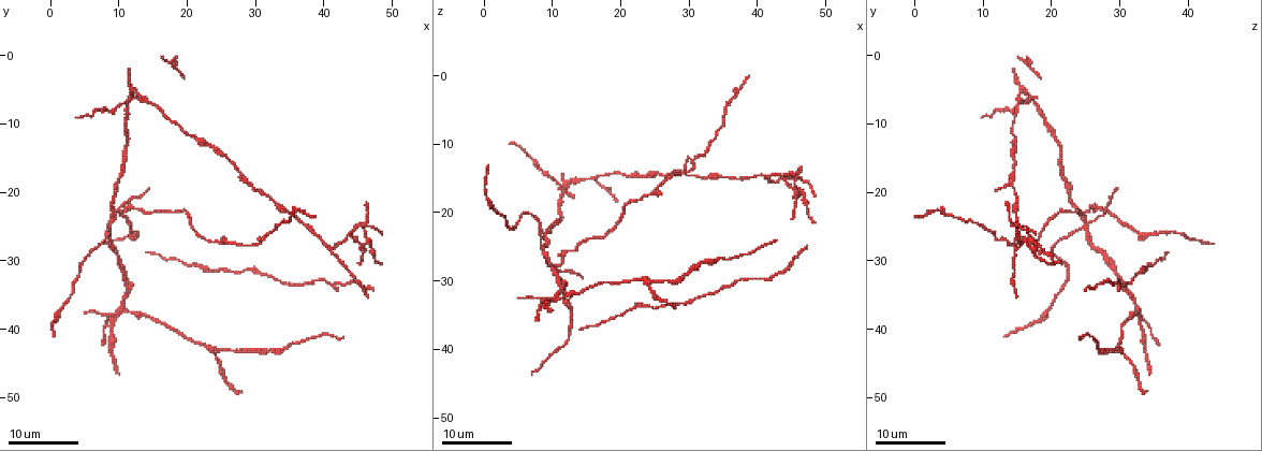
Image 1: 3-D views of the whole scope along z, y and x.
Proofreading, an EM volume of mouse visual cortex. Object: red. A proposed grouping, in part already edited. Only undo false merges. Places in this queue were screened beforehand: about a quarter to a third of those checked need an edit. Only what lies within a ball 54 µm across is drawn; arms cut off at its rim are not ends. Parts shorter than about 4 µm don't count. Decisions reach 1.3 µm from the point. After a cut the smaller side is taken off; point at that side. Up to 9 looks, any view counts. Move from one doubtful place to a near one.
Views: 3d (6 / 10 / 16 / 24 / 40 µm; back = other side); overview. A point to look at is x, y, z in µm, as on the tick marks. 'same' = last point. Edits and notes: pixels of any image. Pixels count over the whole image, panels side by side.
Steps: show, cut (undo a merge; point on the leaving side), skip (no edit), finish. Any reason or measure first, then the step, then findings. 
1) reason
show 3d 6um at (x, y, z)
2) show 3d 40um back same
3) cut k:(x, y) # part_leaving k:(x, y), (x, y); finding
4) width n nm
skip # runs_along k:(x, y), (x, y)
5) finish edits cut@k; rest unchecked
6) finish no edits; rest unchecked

sudden change in width
show 3d 24um at (34.5, 42.5, 27.0)

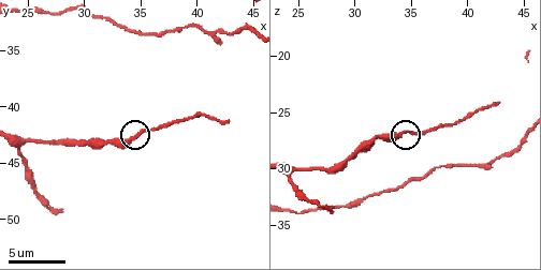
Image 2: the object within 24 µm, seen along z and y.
show 3d 10um at (34.4, 42.6, 26.6)

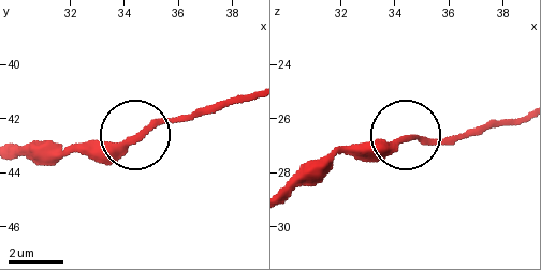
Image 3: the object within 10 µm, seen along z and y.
skip # runs_along 3:(289, 197), (344, 151), (466, 135); all the same neuron

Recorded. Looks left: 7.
three arms meet
show 3d 16um at (41.0, 28.5, 14.5)

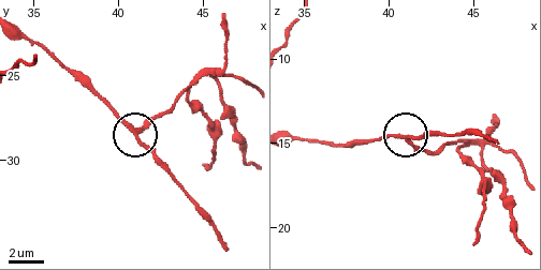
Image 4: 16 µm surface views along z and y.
show 3d 6um at (41.0, 28.4, 14.8)

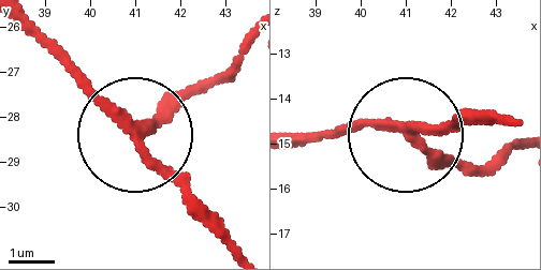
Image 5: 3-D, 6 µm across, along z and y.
side_arm 9 um
cut 5:(188, 86) # part_leaving 5:(143, 130), (243, 49); a second neuron is stuck on

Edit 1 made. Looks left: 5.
show overview

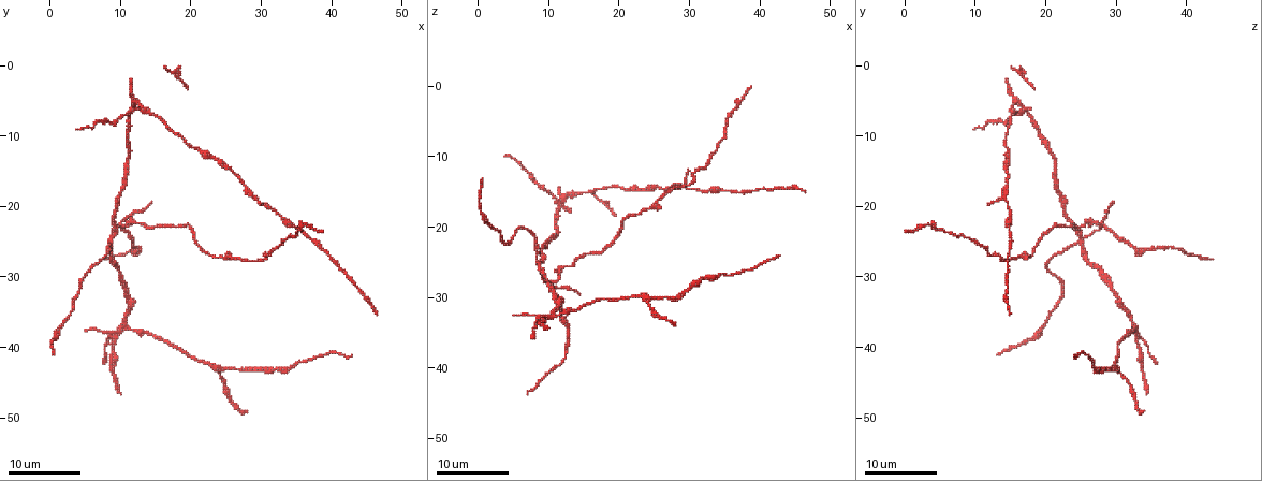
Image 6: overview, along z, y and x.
three-way junction
show 3d 24um at (24.5, 43.5, 31.0)

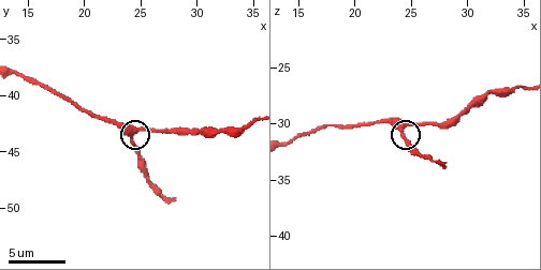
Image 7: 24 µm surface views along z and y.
show 3d 6um at (24.2, 43.6, 30.4)

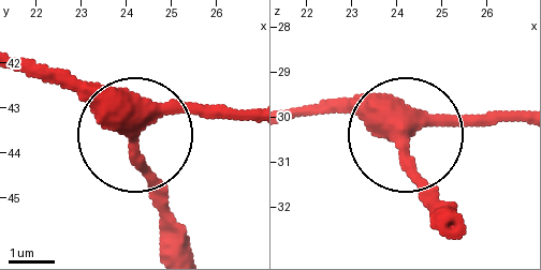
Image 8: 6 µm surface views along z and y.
arms 3
skip # runs_along 8:(19, 56), (66, 75), (122, 125), (158, 213); continuous, no second neuron

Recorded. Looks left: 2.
four-way junction
show 3d 24um at (11.5, 6.0, 17.0)

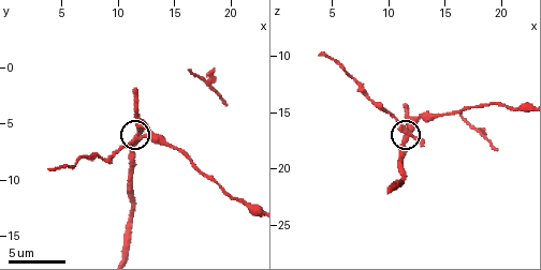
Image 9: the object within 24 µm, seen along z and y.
show 3d 10um same

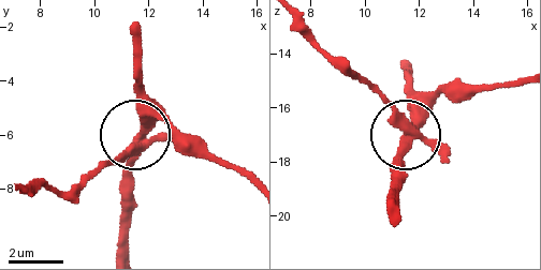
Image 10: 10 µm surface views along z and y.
width 370 nm
cut 10:(449, 154) # part_leaving 10:(414, 130), (298, 21); two neurons meet here

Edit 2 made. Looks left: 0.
finish edits cut@5, cut@10; rest unchecked

